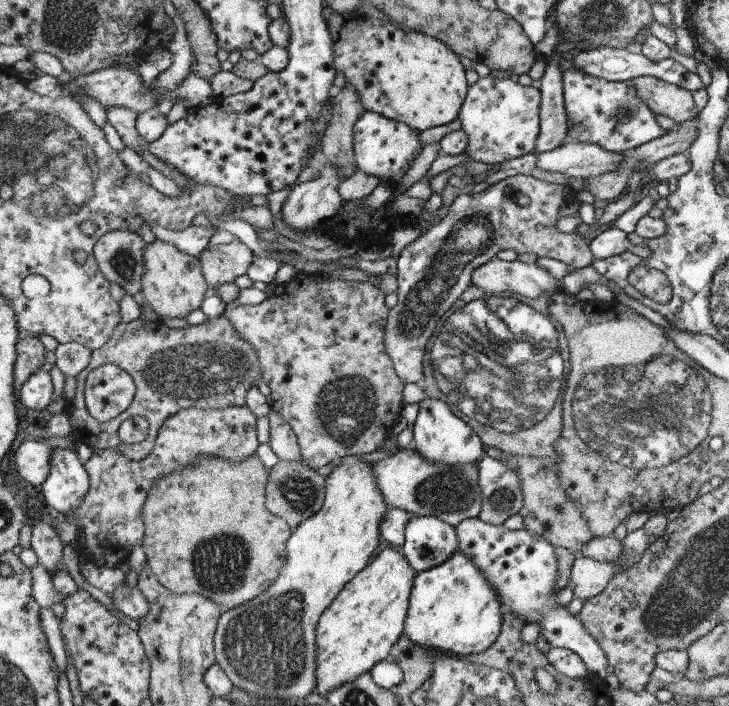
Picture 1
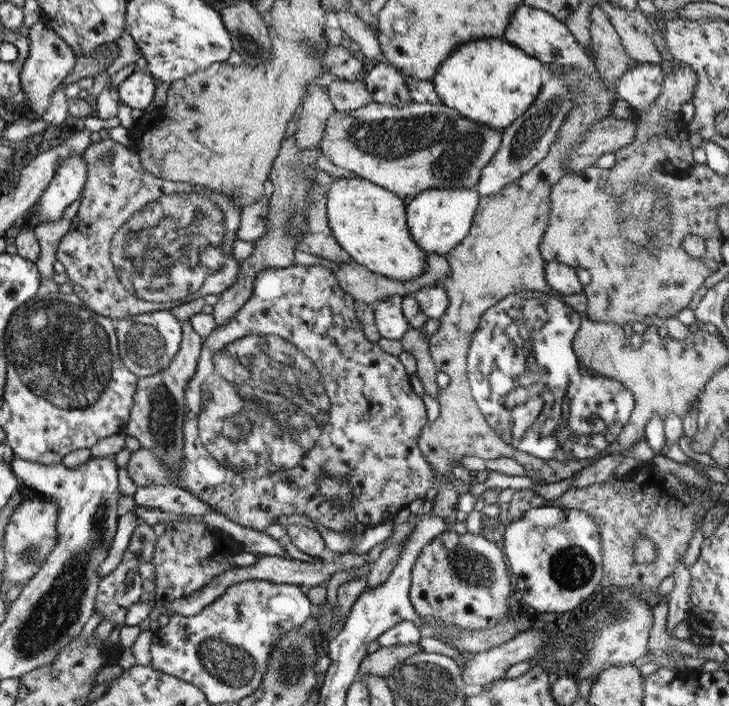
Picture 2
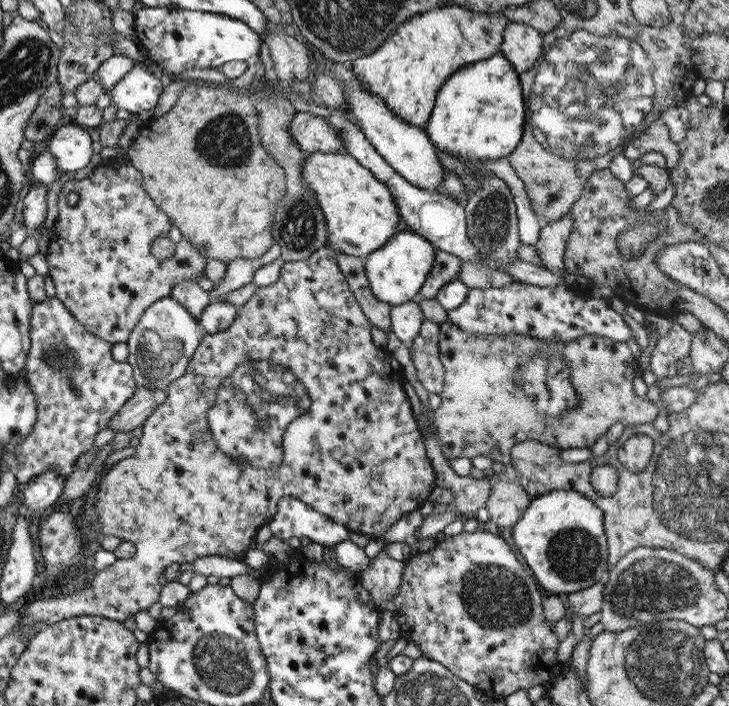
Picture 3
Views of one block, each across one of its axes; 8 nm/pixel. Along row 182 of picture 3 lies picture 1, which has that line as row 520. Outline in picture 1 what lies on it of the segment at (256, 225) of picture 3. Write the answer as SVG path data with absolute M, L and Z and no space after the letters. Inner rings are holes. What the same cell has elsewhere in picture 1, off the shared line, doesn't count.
M252 455L250 458L243 460L239 463L233 463L225 461L224 459L217 459L214 457L205 457L201 459L199 463L193 463L193 466L180 473L172 473L157 481L157 484L152 487L152 490L148 491L148 502L144 506L144 524L146 524L146 532L143 541L143 551L147 558L147 565L150 570L154 572L158 582L167 588L171 593L196 593L213 600L219 607L221 612L225 613L230 609L244 604L244 602L250 602L253 598L260 596L263 592L266 592L270 585L278 578L280 571L287 561L287 548L286 541L293 533L291 526L284 520L284 518L272 514L265 505L265 486L268 472L264 469L262 461L257 455Z

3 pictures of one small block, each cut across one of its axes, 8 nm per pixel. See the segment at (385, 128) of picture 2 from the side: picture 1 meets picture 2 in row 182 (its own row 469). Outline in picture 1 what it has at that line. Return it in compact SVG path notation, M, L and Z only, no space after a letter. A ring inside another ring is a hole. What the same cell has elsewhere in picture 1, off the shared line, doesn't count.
M412 446L405 450L398 447L394 453L394 456L373 464L377 485L389 508L398 507L416 517L435 516L453 527L464 519L480 514L482 501L476 464L453 467L431 463L414 451Z

